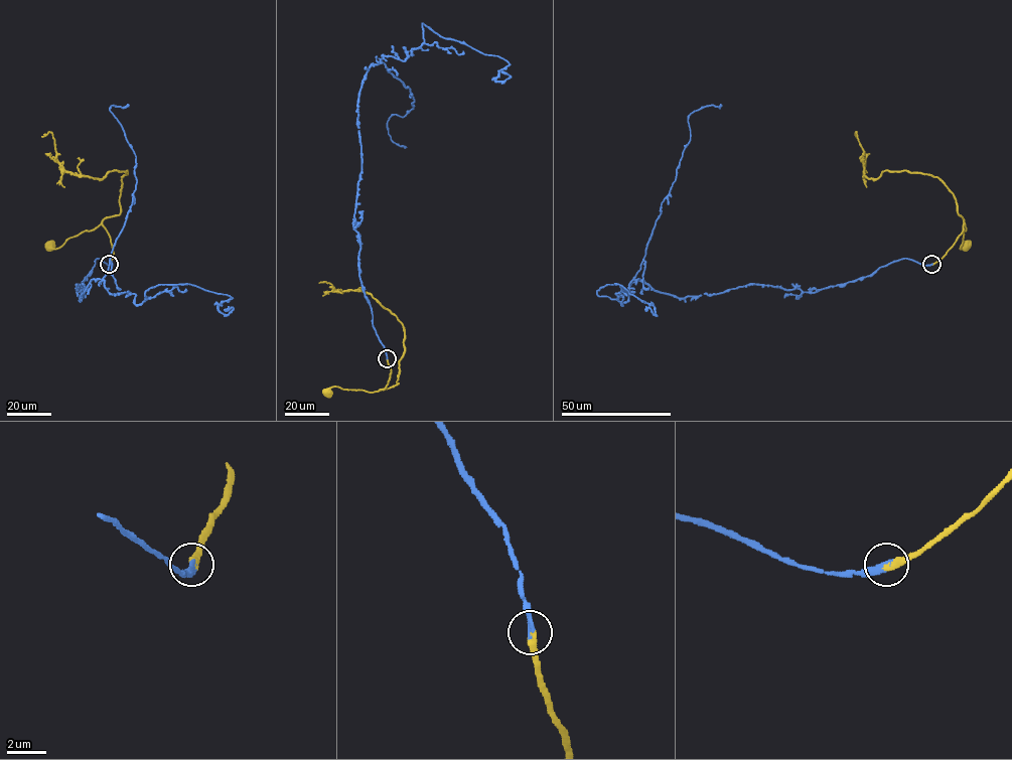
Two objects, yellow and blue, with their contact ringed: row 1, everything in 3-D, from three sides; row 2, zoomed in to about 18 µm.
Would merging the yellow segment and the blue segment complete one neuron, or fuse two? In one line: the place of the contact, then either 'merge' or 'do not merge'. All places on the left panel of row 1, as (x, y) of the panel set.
place (109, 264); merge

